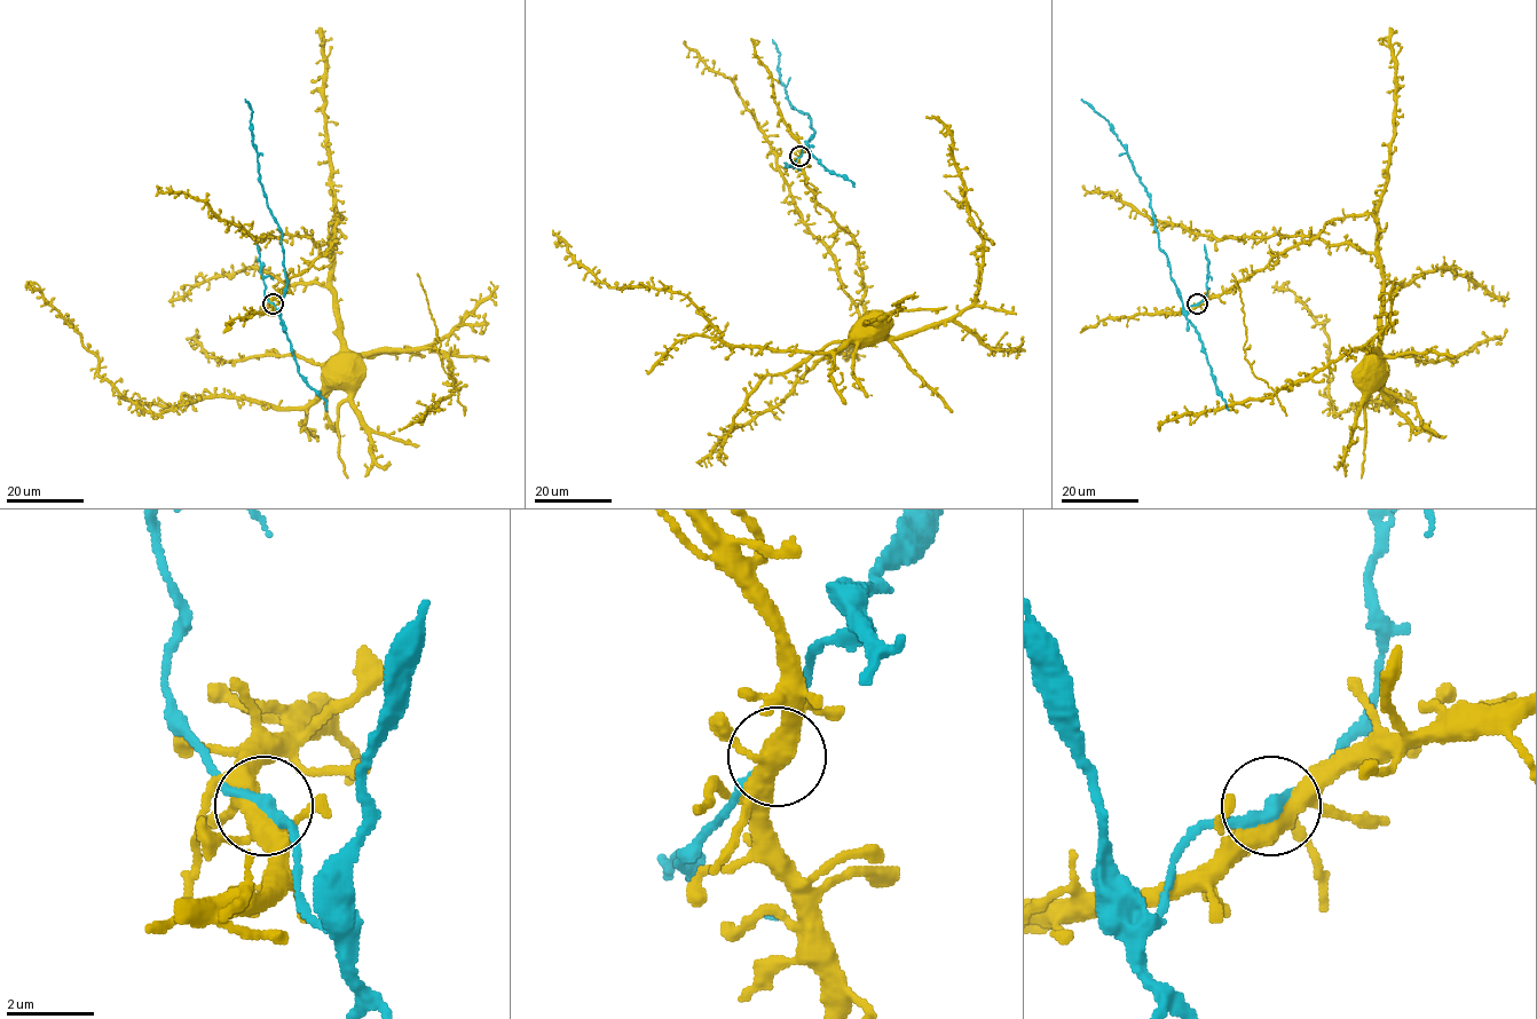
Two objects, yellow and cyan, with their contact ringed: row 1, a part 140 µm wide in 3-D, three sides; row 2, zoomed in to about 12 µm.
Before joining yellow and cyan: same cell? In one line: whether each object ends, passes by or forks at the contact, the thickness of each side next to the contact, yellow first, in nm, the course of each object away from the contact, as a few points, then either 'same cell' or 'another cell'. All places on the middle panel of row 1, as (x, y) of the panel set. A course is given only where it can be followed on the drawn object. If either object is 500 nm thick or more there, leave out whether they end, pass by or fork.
yellow forks; cyan passes by; calibres 400 and 260 nm; course yellow (801, 156), (809, 189), (851, 237), (857, 250), (866, 329), (858, 341), (868, 336), (868, 323), (873, 318); course cyan (801, 156), (813, 131), (809, 116), (788, 100), (780, 80), (780, 53), (772, 39); another cell

